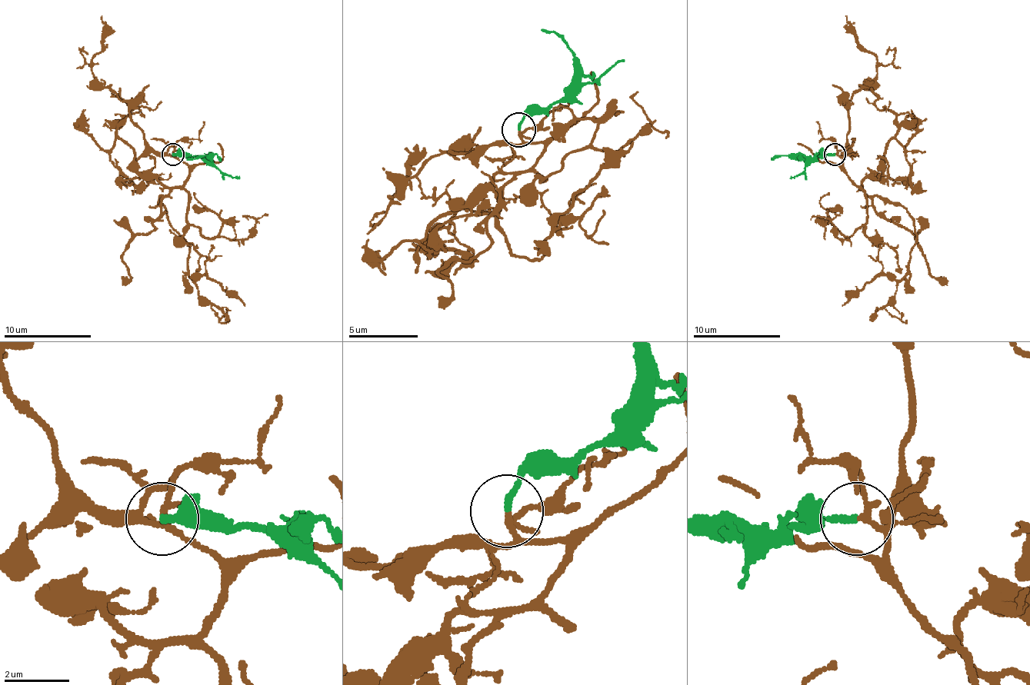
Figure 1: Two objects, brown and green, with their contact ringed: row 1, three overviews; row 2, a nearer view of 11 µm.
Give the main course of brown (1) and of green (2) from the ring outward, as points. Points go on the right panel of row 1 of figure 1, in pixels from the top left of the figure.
1: (834, 154), (843, 159), (867, 198), (867, 235), (895, 253), (897, 273), (878, 274), (843, 305)
2: (834, 154), (803, 157), (784, 154), (771, 159)

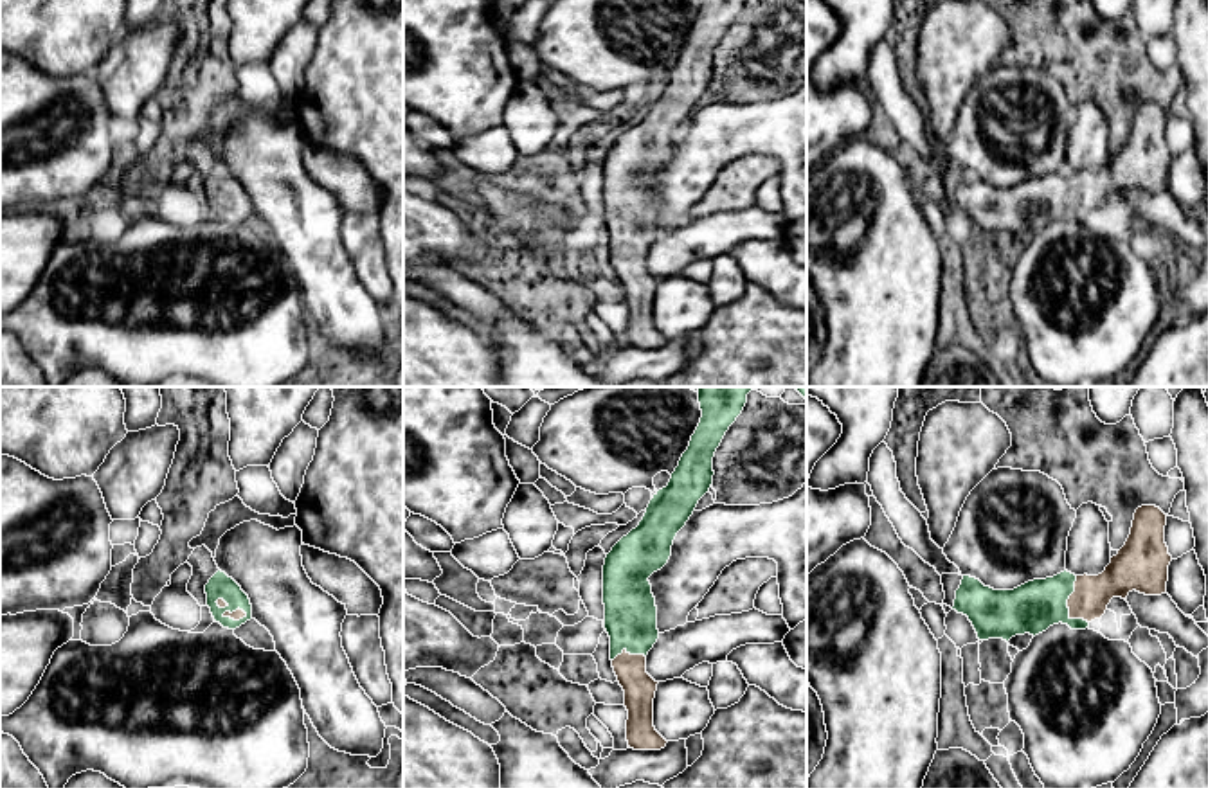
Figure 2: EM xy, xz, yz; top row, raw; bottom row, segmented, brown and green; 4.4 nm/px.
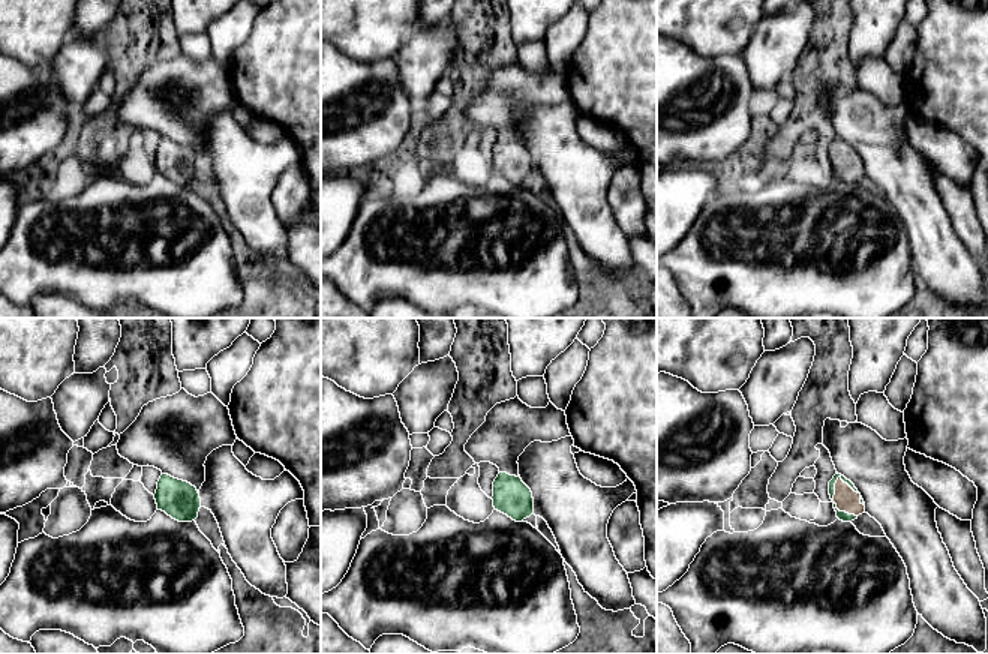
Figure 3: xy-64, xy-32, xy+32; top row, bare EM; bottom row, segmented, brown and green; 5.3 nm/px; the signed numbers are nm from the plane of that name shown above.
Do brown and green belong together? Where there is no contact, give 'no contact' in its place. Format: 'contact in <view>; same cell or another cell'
contact in yz; same cell

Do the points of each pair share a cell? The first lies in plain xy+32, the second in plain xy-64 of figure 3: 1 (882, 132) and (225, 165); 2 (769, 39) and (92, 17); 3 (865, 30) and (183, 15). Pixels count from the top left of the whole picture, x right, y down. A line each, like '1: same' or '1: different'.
1: same
2: different
3: same

